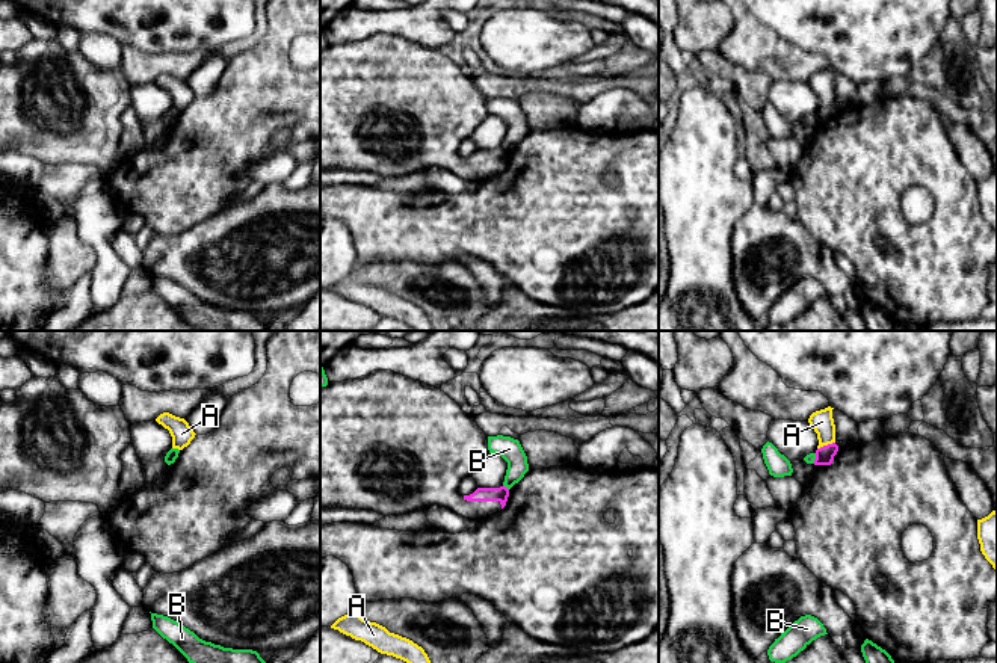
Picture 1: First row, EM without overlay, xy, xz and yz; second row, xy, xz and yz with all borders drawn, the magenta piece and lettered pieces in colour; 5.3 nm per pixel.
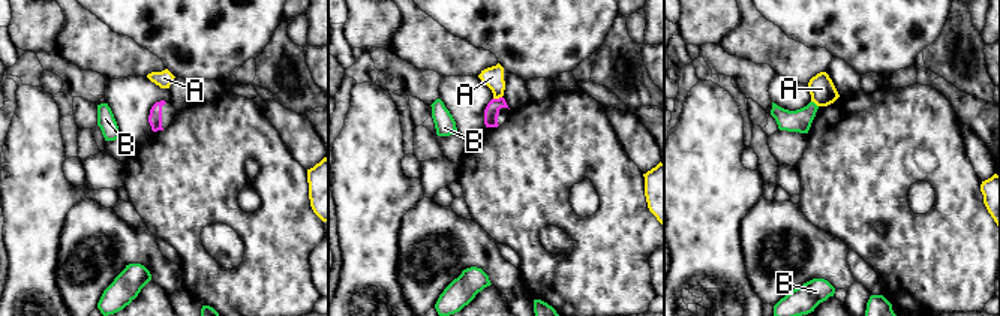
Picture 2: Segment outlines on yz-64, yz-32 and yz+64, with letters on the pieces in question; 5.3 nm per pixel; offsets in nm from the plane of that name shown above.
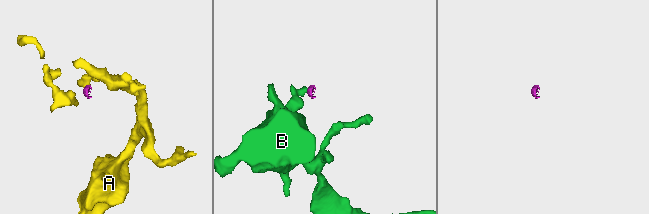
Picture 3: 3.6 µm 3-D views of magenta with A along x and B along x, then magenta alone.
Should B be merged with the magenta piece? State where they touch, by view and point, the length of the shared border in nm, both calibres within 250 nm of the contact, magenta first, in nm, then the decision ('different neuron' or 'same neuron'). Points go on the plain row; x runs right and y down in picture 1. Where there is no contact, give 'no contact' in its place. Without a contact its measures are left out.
xz (506, 150) | 40 nm | 80/120 nm | different neuron

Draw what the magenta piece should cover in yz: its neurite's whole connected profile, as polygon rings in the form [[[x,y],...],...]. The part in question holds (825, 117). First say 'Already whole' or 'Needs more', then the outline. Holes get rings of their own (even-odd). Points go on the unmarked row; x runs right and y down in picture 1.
Already whole. [[[835,104],[817,110],[814,127],[831,127],[837,113],[838,107]]]

